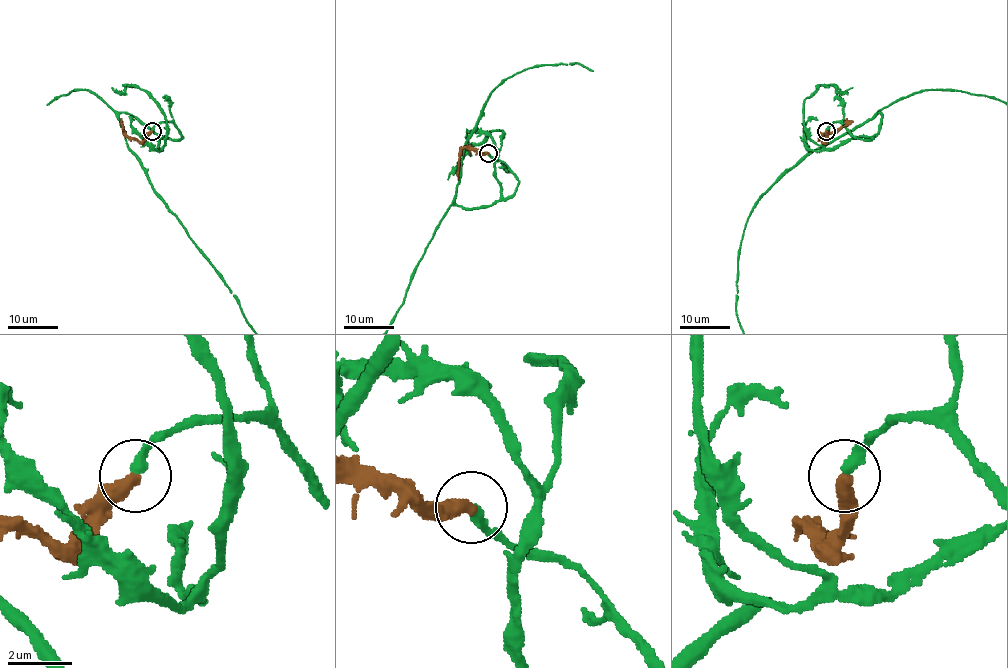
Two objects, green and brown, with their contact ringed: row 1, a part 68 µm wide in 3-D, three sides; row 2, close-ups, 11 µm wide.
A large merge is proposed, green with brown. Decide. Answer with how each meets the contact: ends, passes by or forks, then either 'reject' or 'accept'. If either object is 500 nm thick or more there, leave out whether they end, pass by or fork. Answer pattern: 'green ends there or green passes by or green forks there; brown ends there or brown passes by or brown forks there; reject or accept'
green ends there; brown ends there; accept

